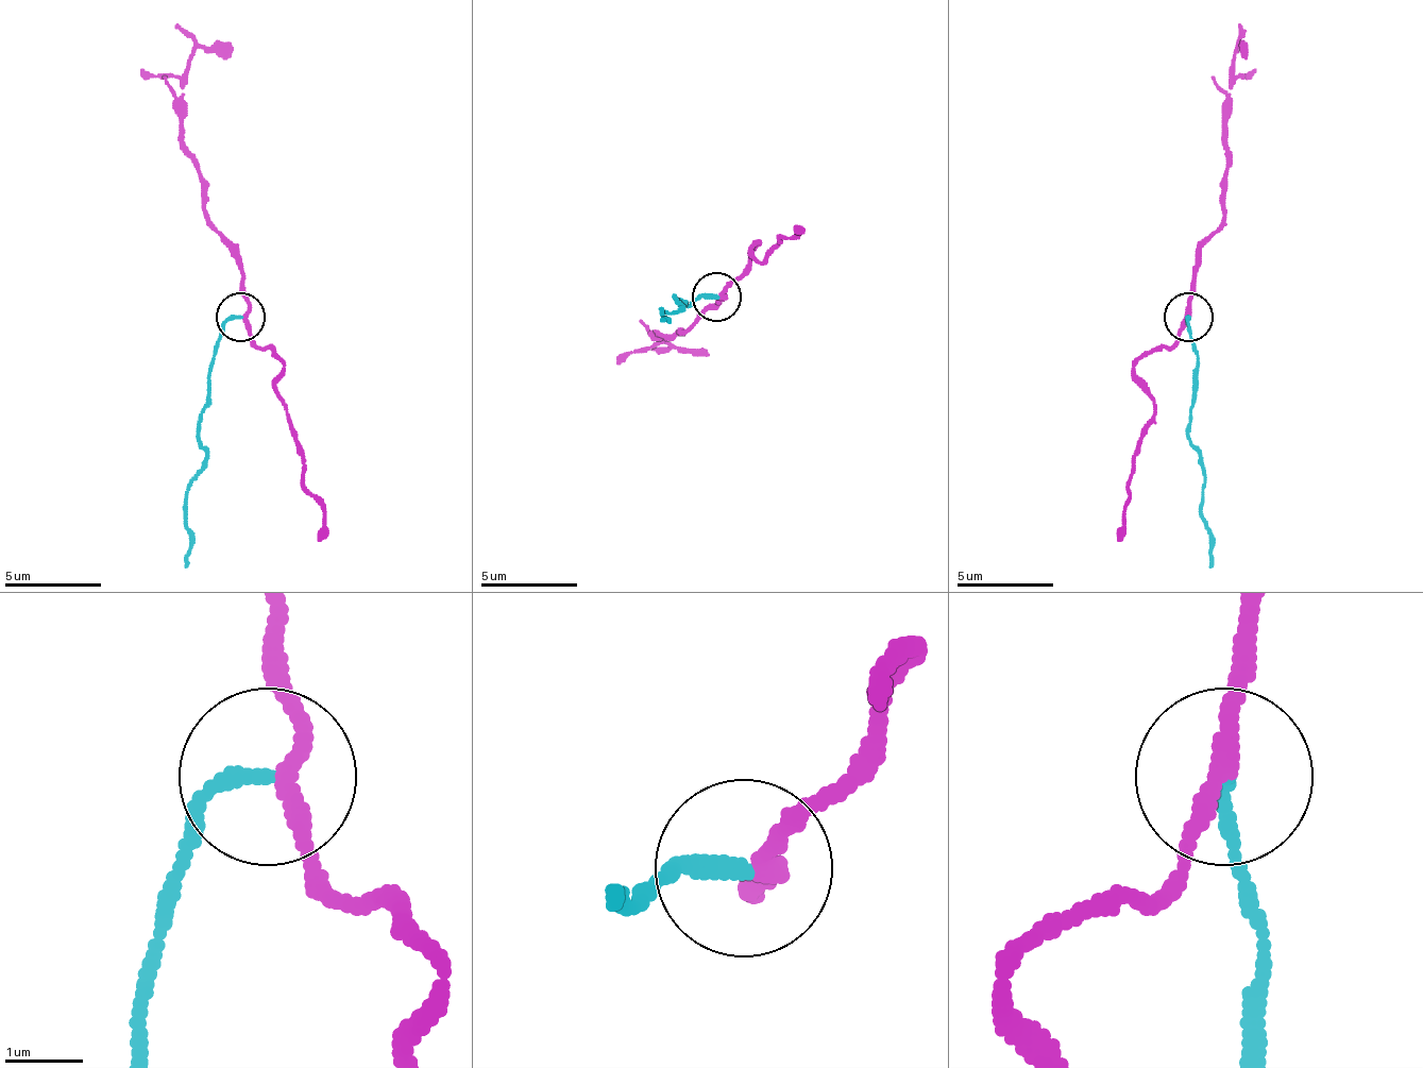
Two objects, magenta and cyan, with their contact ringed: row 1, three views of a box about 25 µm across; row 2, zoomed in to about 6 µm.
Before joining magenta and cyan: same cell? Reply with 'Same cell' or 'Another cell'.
Another cell

